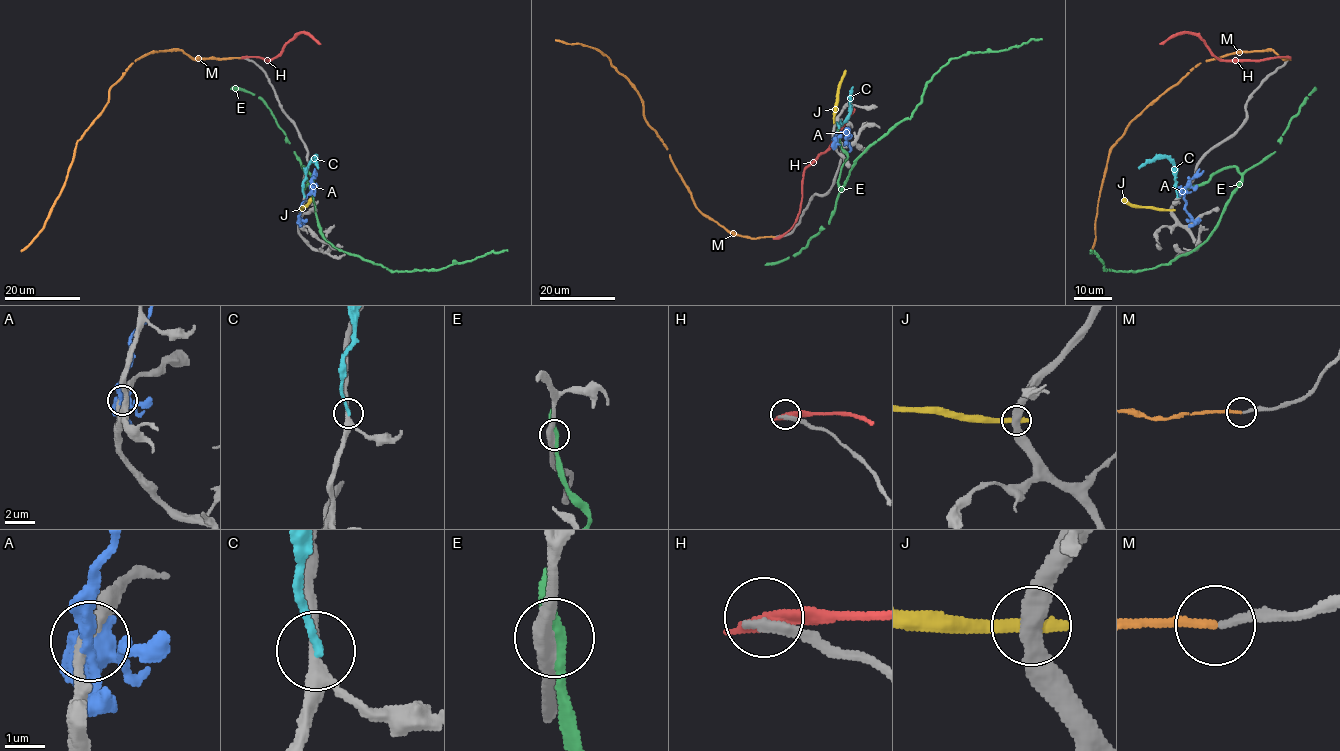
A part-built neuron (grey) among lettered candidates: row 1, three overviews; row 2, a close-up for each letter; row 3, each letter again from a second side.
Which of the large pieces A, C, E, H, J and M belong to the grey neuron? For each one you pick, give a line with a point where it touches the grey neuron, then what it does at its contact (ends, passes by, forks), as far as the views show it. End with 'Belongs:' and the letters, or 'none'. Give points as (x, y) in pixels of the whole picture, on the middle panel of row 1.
M: meets grey at (774, 237); it ends there
Belongs: M

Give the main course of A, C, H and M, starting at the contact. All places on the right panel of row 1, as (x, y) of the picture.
A: (1196, 220), (1185, 209), (1184, 194), (1181, 190), (1203, 171)
C: (1178, 196), (1175, 166), (1167, 158), (1154, 157), (1138, 168)
H: (1288, 56), (1222, 60), (1193, 34), (1178, 33), (1160, 44)
M: (1288, 57), (1281, 58), (1273, 50), (1236, 52), (1198, 64), (1142, 111), (1111, 149), (1097, 206), (1091, 251)

